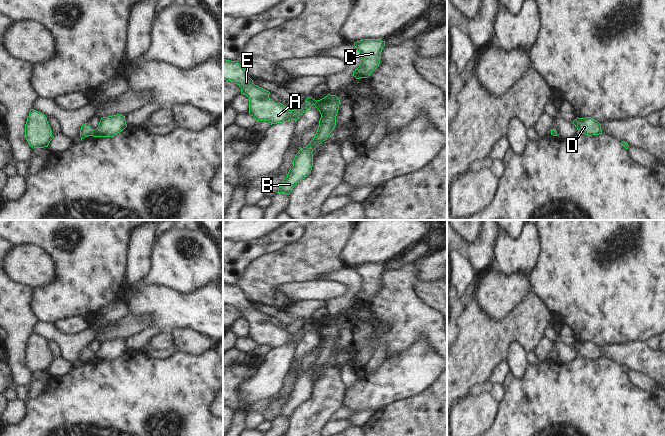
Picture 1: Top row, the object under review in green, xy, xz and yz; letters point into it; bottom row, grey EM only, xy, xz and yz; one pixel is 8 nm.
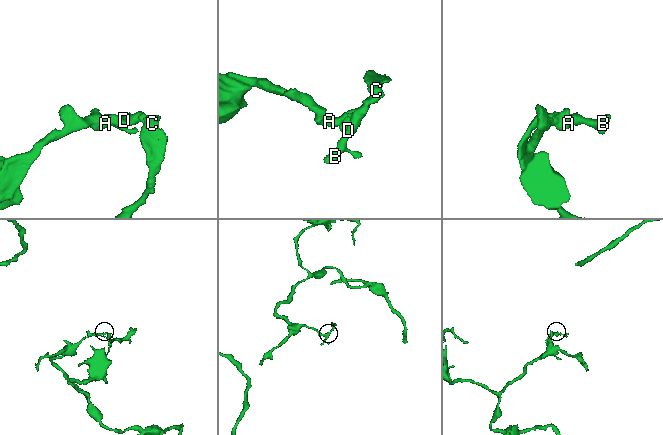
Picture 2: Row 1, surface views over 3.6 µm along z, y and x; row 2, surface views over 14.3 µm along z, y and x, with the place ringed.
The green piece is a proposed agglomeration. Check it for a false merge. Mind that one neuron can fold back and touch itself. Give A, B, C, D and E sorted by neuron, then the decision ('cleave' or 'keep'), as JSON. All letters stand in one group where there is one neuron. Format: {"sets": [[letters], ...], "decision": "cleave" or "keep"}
{"sets": [["A", "E"], ["B", "C", "D"]], "decision": "cleave"}

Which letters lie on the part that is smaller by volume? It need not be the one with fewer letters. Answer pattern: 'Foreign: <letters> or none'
Foreign: B, C, D

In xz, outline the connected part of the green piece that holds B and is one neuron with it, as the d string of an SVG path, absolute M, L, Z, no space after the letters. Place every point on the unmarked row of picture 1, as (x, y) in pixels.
M330 318L315 325L314 330L321 338L315 361L308 370L301 372L295 379L293 390L290 392L287 401L280 407L277 417L289 419L294 410L311 397L313 390L312 376L334 354L340 328L338 321Z

